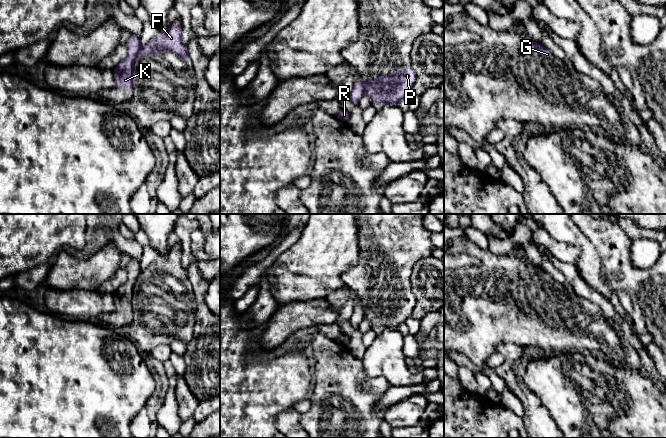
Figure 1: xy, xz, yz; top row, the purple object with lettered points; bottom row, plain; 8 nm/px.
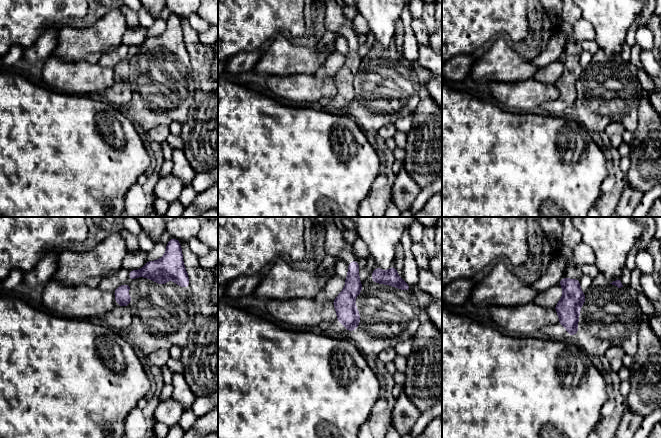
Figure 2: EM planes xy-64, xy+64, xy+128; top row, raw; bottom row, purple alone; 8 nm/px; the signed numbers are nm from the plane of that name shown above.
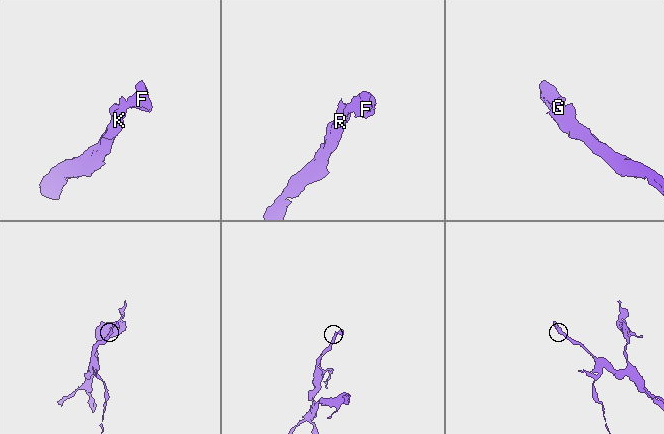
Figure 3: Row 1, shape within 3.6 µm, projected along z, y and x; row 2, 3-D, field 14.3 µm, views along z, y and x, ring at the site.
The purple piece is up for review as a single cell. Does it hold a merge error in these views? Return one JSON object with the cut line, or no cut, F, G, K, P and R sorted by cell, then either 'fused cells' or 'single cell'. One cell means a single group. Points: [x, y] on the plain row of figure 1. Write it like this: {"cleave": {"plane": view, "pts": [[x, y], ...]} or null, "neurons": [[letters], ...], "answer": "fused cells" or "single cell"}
{"cleave": {"plane": "xy", "pts": [[141, 273], [138, 280]]}, "neurons": [["F", "G", "P"], ["K", "R"]], "answer": "fused cells"}

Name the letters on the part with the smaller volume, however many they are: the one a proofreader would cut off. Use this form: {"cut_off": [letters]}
{"cut_off": ["F", "G", "P"]}

